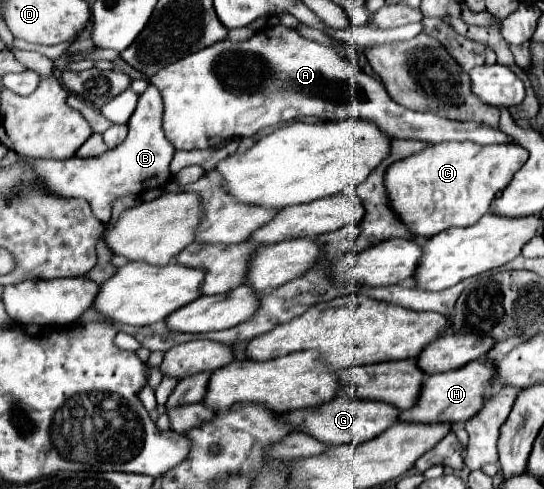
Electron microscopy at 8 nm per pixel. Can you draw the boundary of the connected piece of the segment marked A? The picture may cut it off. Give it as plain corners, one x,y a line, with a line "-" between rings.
283,25
265,27
247,41
219,41
163,67
149,83
161,91
165,101
163,129
167,139
175,149
185,151
215,147
231,137
251,137
259,129
301,117
337,121
351,115
375,119
395,139
421,139
431,145
443,141
511,143
511,137
501,129
475,121
451,121
397,105
381,81
355,69
331,47
305,39

